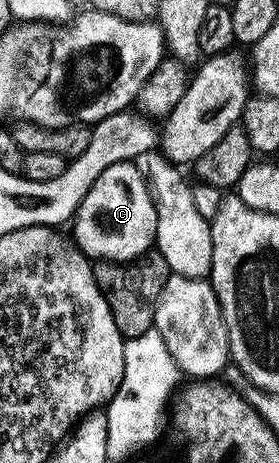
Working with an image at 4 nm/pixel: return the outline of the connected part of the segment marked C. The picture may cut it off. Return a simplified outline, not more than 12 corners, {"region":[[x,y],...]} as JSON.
{"region":[[135,163],[90,186],[70,229],[85,257],[134,260],[156,242]]}

